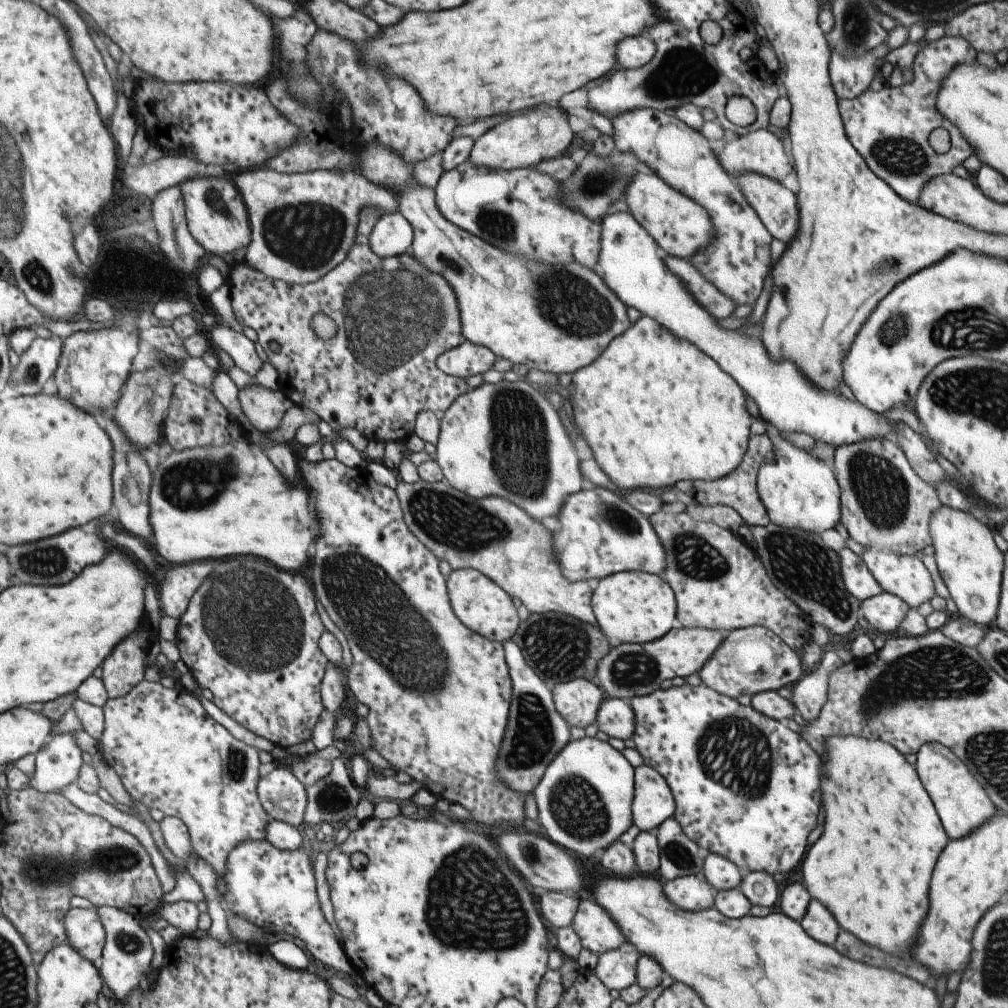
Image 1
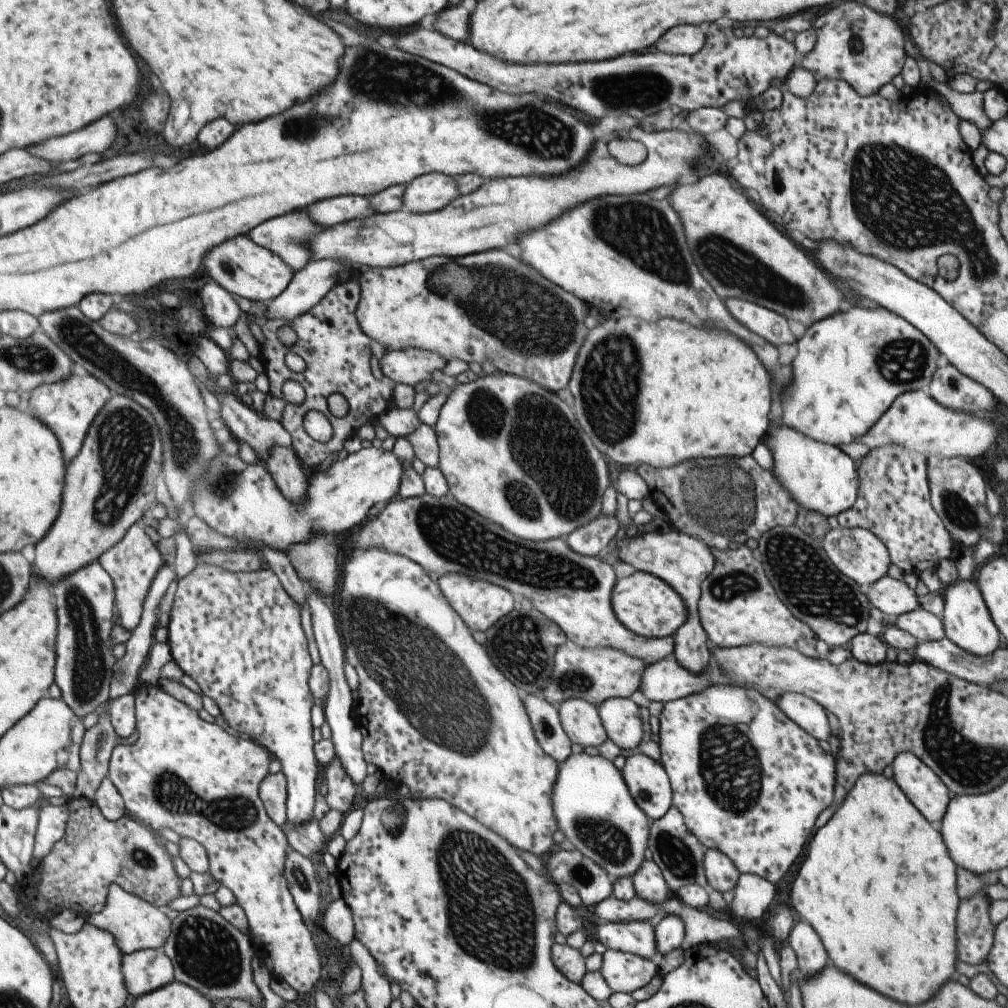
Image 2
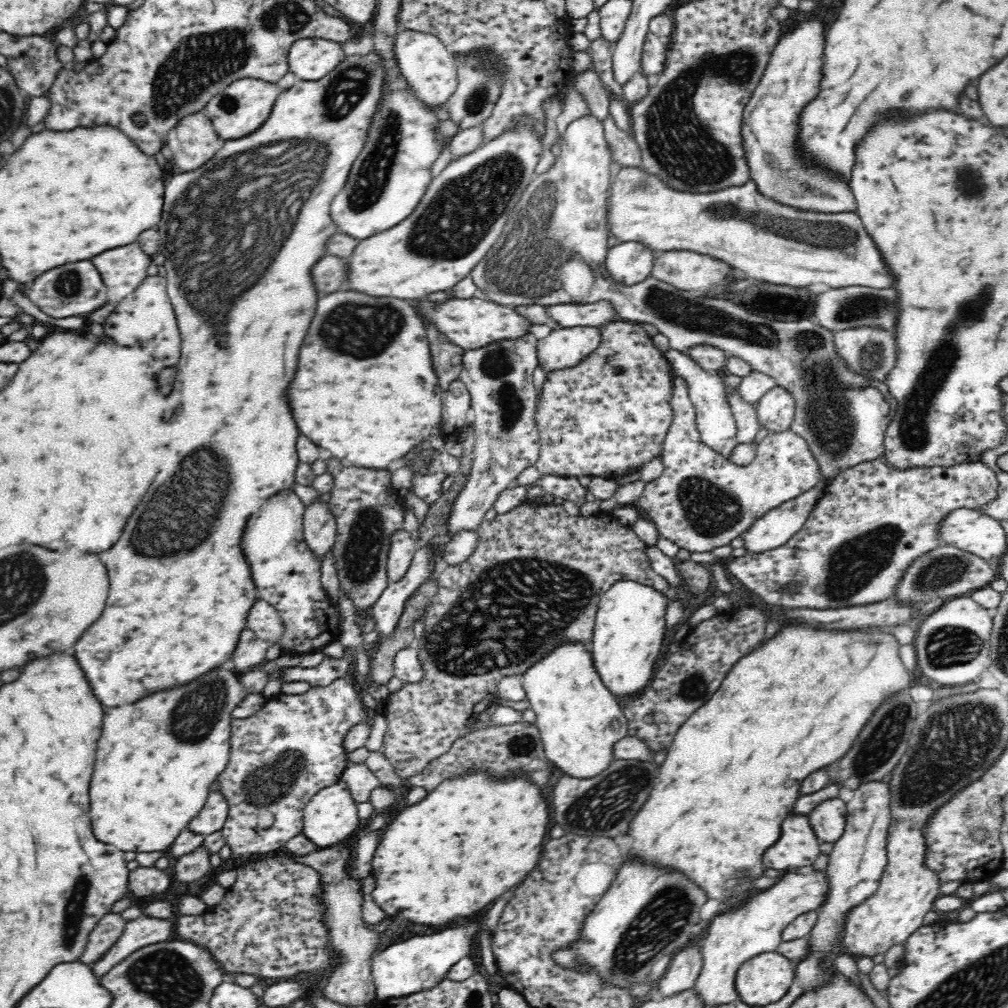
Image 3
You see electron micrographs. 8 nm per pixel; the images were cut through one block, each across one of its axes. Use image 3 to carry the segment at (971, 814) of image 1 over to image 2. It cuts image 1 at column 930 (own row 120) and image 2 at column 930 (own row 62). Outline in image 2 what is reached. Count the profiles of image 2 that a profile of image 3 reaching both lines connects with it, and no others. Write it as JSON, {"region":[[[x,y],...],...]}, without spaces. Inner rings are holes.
{"region":[[[903,751],[892,760],[892,779],[909,802],[934,826],[945,814],[951,795],[940,778],[914,754]]]}

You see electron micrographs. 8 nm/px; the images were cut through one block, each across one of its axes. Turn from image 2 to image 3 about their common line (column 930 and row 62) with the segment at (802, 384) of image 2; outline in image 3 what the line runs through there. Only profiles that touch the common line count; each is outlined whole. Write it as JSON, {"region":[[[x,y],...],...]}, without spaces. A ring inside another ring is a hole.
{"region":[[[376,53],[346,57],[324,78],[311,81],[299,79],[292,88],[282,91],[278,95],[270,115],[258,130],[248,136],[242,136],[242,138],[226,140],[214,158],[203,164],[202,168],[190,172],[172,170],[172,174],[176,174],[176,176],[172,176],[166,182],[164,214],[158,224],[158,234],[160,234],[158,252],[162,256],[166,256],[164,266],[168,270],[168,276],[166,276],[168,278],[168,296],[172,300],[171,303],[177,316],[182,344],[182,356],[178,362],[178,380],[174,382],[174,392],[166,398],[166,410],[164,410],[164,420],[170,426],[170,430],[174,430],[174,432],[172,432],[172,442],[168,446],[168,460],[164,462],[162,472],[158,472],[154,484],[142,498],[142,504],[138,504],[136,512],[130,516],[120,540],[108,552],[100,554],[102,562],[108,568],[108,576],[110,576],[110,596],[106,602],[108,606],[106,606],[102,618],[98,618],[96,624],[92,624],[96,628],[88,628],[74,646],[74,654],[80,662],[80,668],[86,672],[86,678],[90,680],[90,686],[92,686],[96,698],[104,706],[114,708],[124,702],[136,702],[152,692],[170,690],[170,688],[178,688],[178,686],[194,682],[202,674],[216,670],[218,666],[222,666],[226,660],[233,657],[241,632],[247,628],[247,616],[258,600],[258,593],[256,593],[256,586],[252,578],[252,569],[240,548],[242,532],[250,522],[250,518],[244,518],[244,516],[253,515],[270,497],[278,496],[280,492],[295,490],[296,470],[300,464],[296,441],[300,432],[292,418],[286,392],[288,392],[290,382],[296,376],[298,350],[302,346],[302,340],[308,332],[308,326],[312,322],[312,316],[316,314],[319,303],[318,291],[311,274],[315,264],[328,253],[326,245],[329,243],[329,238],[339,232],[338,225],[330,216],[332,200],[348,182],[350,168],[366,142],[366,132],[368,132],[370,120],[376,112],[376,106],[378,106],[382,94],[384,94],[384,69],[382,69]],[[280,140],[282,140],[282,144],[274,144]],[[314,142],[318,142],[318,144],[314,144]],[[322,144],[328,146],[328,160],[326,160],[326,148],[322,148]],[[304,154],[308,154],[308,162],[300,162],[300,158]],[[322,168],[324,168],[324,172],[322,172]],[[318,176],[320,176],[320,180],[318,180]],[[310,188],[312,188],[312,192],[310,192]],[[304,196],[308,196],[308,200]],[[222,200],[226,200],[226,206],[216,206]],[[304,200],[306,200],[306,208],[300,208],[304,204]],[[298,210],[304,210],[302,216],[298,216]],[[204,240],[206,240],[206,244],[204,244]],[[278,250],[282,250],[282,252],[278,252]],[[272,260],[274,260],[274,264],[272,264]],[[260,276],[262,276],[262,280],[260,280]],[[236,294],[238,296],[242,294],[242,296],[238,298],[238,302],[236,300],[232,302],[232,298]],[[198,452],[204,452],[206,458],[194,460],[200,456]],[[188,462],[210,462],[210,464],[188,464]],[[214,462],[220,462],[220,464],[216,466]]]}

